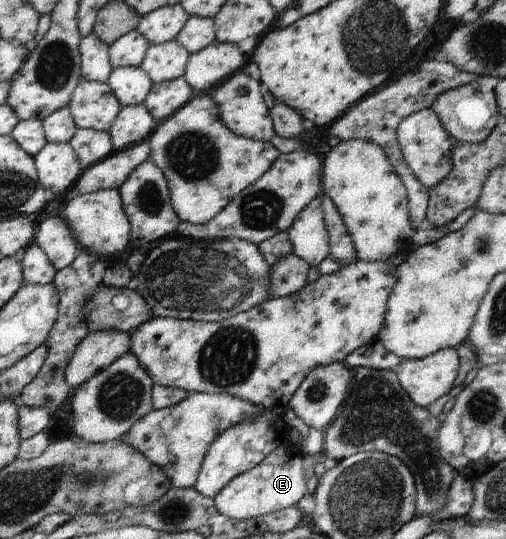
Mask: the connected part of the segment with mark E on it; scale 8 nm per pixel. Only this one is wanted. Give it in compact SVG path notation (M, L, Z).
M281 445L255 468L236 476L212 498L217 510L227 518L244 521L296 506L306 493L302 456L297 448Z

